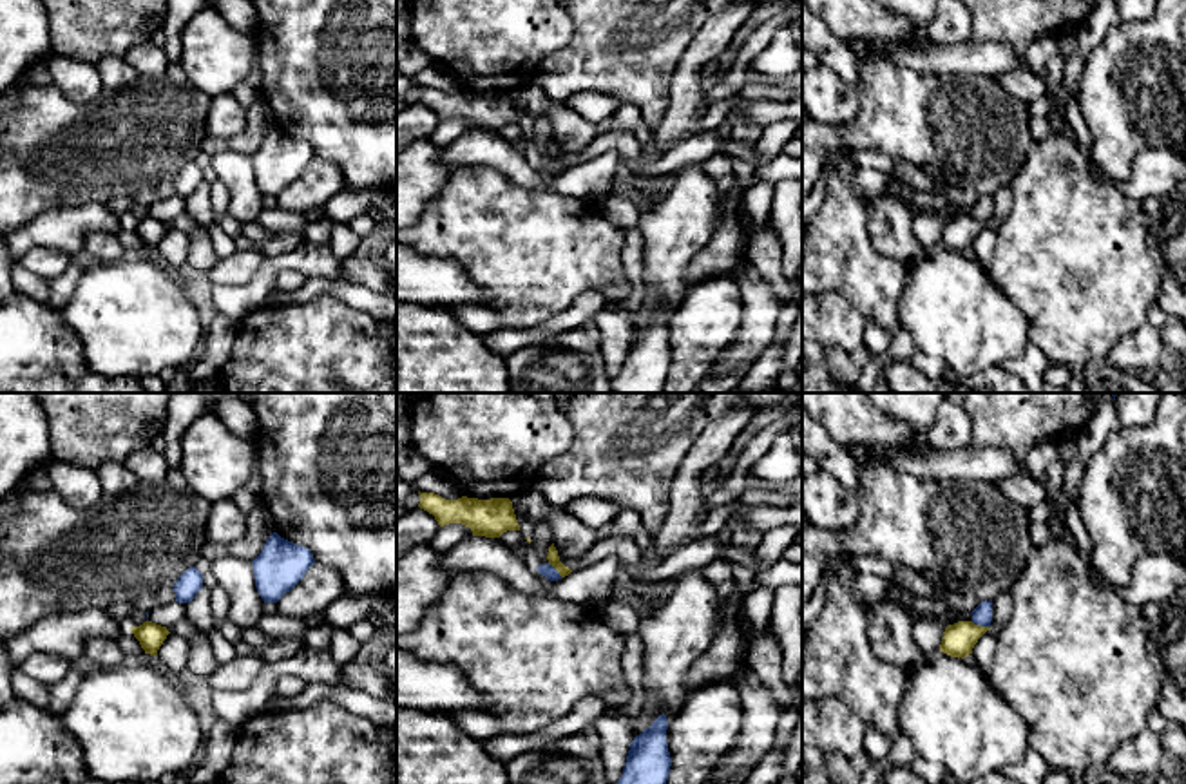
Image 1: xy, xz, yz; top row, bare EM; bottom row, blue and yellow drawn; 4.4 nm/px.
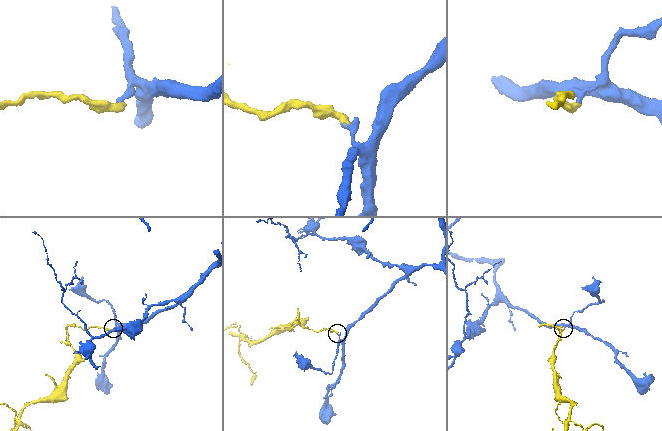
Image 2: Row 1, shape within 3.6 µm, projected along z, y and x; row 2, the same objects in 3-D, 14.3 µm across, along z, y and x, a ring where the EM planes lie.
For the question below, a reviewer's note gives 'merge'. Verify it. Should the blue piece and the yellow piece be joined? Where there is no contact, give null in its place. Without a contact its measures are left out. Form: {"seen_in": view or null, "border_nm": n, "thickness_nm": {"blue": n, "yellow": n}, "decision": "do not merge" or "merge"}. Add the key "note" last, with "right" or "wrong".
{"seen_in": "yz", "border_nm": 80, "thickness_nm": {"blue": 90, "yellow": 150}, "decision": "do not merge", "note": "wrong"}

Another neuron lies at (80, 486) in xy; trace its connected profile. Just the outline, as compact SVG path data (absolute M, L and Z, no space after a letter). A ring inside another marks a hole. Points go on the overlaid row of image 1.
M51 460L45 480L49 489L74 507L91 507L103 496L96 469L80 464Z

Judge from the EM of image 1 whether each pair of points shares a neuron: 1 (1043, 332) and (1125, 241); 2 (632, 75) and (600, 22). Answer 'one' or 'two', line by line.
1: one
2: one

